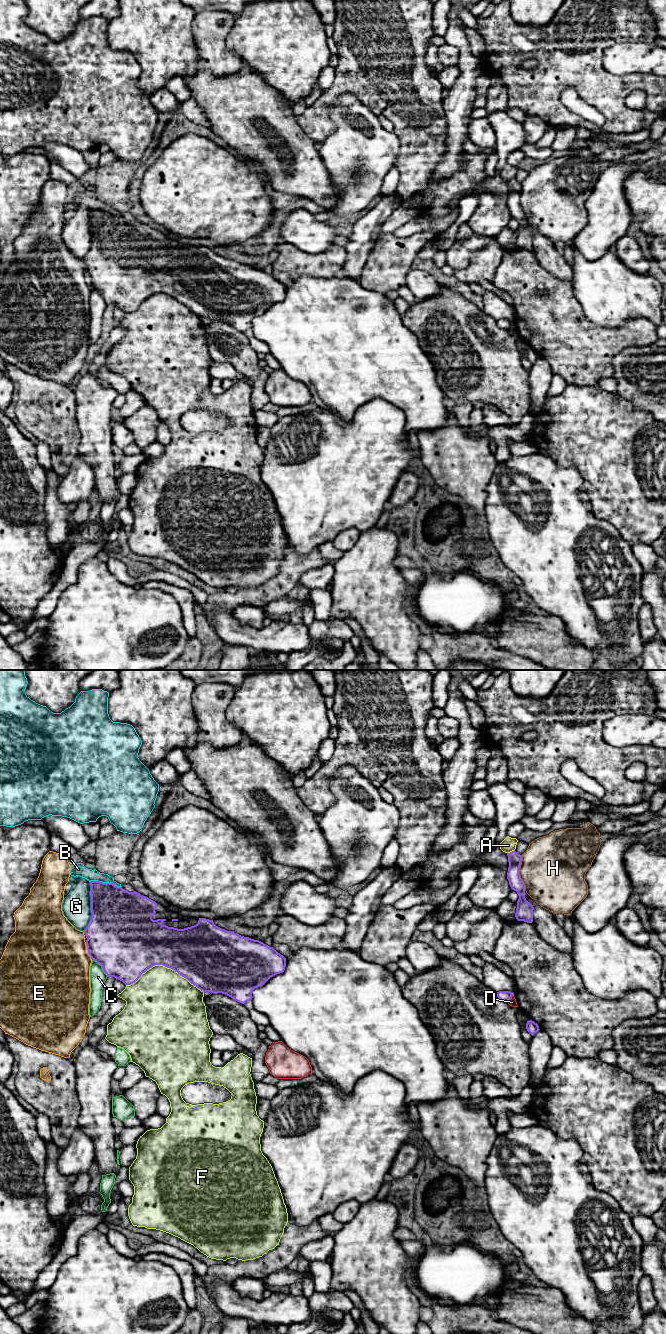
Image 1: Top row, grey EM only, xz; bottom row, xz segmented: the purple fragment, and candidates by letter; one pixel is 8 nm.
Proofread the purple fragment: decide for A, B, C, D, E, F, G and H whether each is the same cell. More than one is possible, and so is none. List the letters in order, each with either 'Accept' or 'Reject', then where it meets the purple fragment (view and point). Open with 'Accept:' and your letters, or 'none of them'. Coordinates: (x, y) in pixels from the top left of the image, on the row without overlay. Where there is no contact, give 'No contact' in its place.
Accept: none of them
A: Reject. Touches purple at xz (510, 180)
B: Reject. Touches purple at xz (106, 211)
C: Reject. Touches purple at xz (102, 295)
D: Reject. Touches purple at xz (510, 326)
E: Reject. Touches purple at xz (88, 279)
F: Reject. Touches purple at xz (165, 294)
G: Reject. Touches purple at xz (91, 234)
H: Reject. Touches purple at xz (518, 201)

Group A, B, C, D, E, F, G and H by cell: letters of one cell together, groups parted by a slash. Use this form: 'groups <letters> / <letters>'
groups A / B E / C / D / F / G / H

